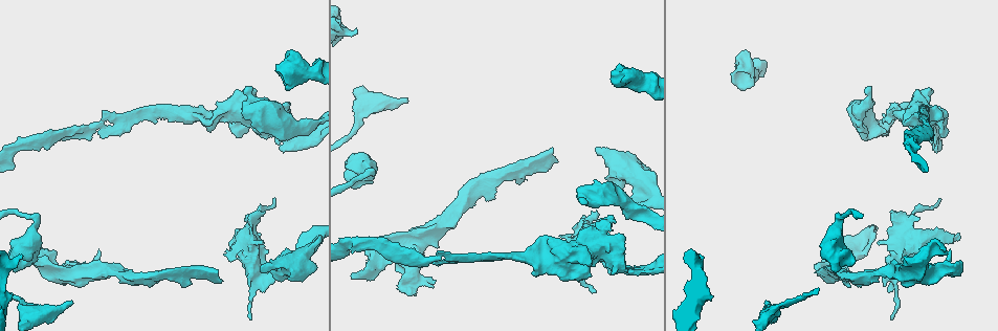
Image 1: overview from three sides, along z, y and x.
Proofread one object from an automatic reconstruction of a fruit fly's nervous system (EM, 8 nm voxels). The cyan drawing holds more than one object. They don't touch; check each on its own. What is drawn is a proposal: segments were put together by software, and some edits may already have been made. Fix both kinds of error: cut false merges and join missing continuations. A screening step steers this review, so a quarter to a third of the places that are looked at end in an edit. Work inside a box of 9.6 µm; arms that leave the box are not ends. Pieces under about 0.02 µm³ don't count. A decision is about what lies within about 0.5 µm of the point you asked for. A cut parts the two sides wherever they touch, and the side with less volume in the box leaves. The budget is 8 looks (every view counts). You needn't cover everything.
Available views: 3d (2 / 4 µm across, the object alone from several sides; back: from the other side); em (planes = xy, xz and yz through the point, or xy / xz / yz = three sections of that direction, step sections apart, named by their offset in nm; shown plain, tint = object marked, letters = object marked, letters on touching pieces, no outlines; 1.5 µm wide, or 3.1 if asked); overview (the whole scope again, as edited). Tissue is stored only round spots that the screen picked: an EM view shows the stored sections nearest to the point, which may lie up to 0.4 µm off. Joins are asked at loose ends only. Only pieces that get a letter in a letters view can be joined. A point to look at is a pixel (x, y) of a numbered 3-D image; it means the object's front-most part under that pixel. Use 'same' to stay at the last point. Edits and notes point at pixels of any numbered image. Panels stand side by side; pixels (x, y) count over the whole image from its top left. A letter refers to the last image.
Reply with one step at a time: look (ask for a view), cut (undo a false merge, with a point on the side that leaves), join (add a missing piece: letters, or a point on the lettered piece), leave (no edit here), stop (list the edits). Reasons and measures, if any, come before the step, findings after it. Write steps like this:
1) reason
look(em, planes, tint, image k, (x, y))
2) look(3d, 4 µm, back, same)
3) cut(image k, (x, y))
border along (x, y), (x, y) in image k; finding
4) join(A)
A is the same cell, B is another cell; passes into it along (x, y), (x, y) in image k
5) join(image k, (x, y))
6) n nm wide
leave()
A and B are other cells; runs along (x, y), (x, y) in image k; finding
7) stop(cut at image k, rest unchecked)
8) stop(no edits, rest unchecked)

an open end
look(em, xz, step 4, plain, image 1, (701, 257))

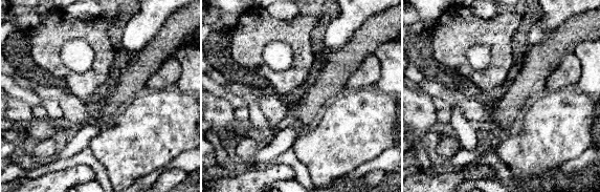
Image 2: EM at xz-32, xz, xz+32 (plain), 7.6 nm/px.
what lies round it
look(em, xz, step 4, letters, same)

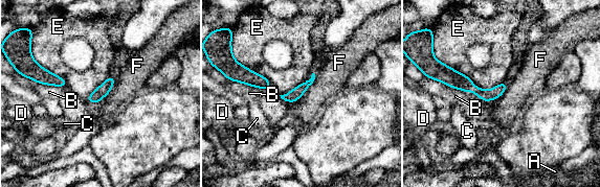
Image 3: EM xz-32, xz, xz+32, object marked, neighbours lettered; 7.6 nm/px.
E touches over 550 nm
leave()
A, B, C, D, E and F are other cells; runs along (443, 76), (480, 93), (505, 85) in image 3; none of them fits

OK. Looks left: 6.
thick turns thin
look(em, yz, step 4, tint, image 1, (35, 314))

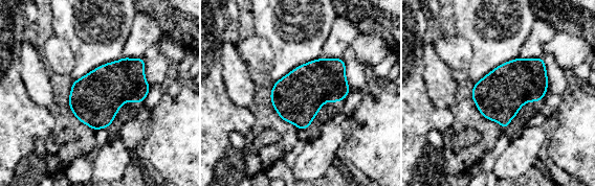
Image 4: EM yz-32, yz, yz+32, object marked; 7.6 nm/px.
look(em, planes, letters, same)

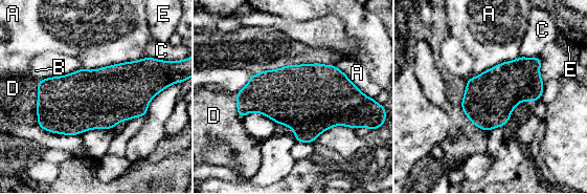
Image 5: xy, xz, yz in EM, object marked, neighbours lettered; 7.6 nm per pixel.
leave()
A, B, C, D and E are other cells; border along (147, 56), (94, 69), (83, 68) in image 5; one neuron here

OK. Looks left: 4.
an open end
look(3d, 2 µm, back, image 1, (596, 151))

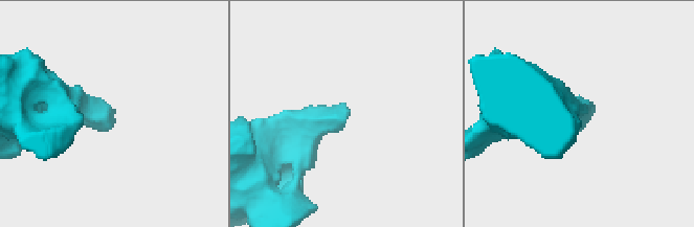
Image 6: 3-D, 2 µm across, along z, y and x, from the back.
need the tissue
look(em, xz, step 4, letters, image 6, (588, 119))

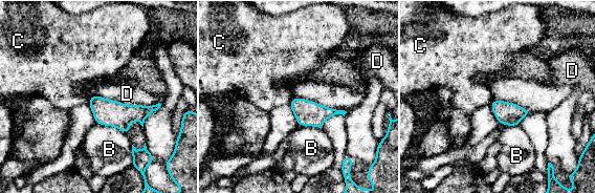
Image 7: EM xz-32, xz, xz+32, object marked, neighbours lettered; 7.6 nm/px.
look(em, xy, step 4, letters, same)

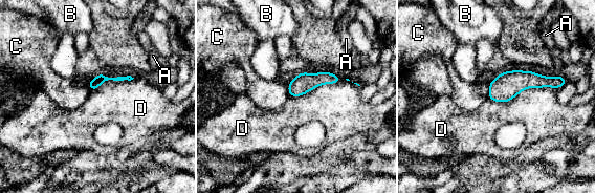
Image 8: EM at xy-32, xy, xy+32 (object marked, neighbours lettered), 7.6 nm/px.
leave()
A, B, C and D are other cells; border along (557, 88), (488, 99) in image 8; none of them fits

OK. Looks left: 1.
stop(no edits, rest unchecked)

